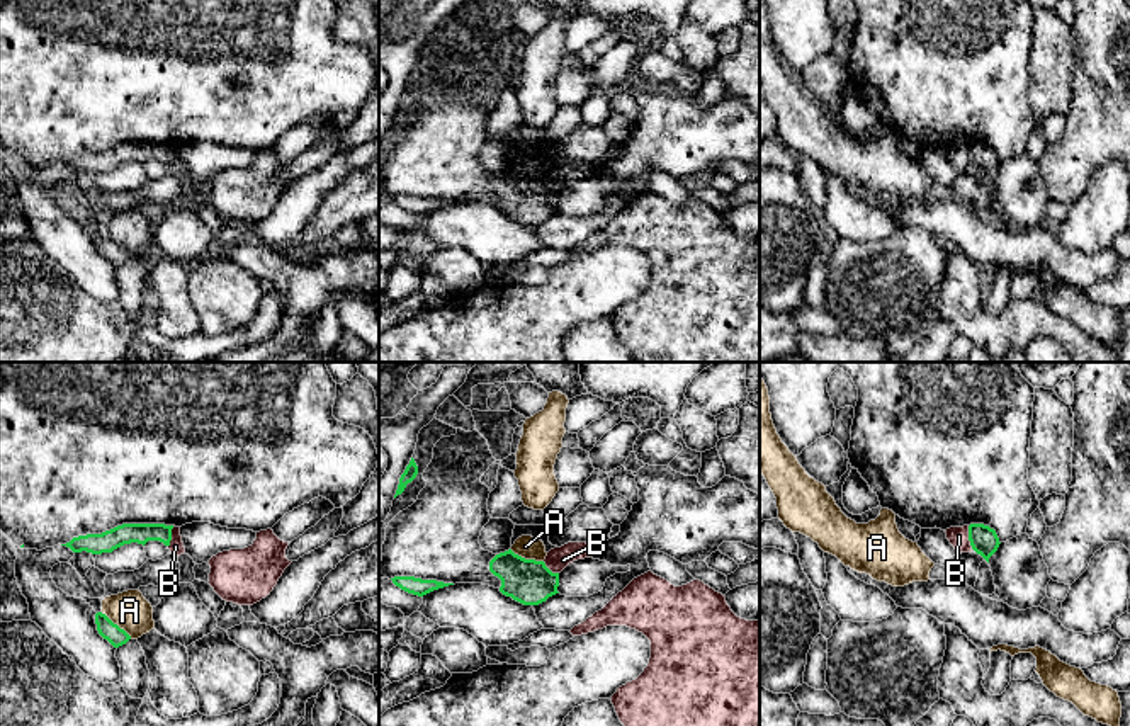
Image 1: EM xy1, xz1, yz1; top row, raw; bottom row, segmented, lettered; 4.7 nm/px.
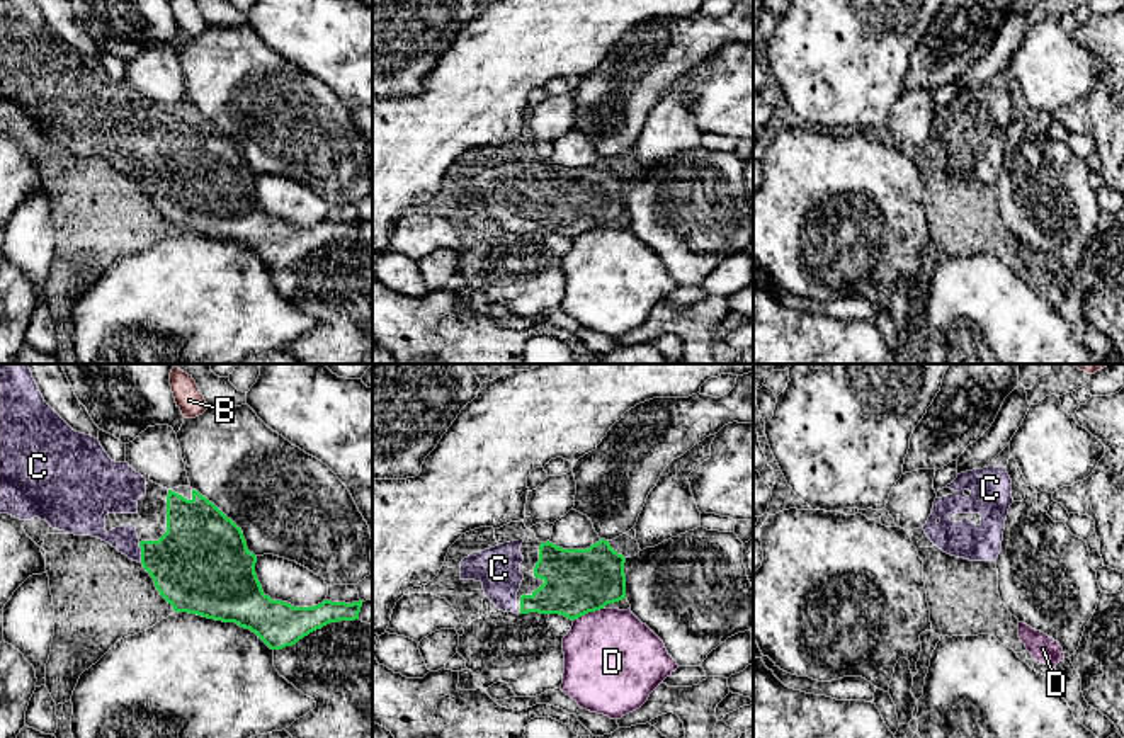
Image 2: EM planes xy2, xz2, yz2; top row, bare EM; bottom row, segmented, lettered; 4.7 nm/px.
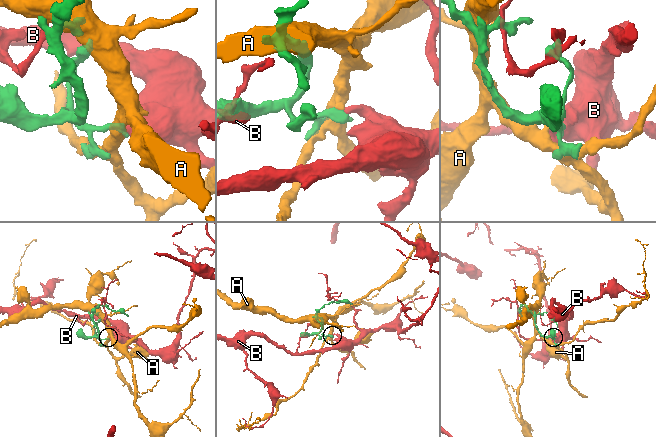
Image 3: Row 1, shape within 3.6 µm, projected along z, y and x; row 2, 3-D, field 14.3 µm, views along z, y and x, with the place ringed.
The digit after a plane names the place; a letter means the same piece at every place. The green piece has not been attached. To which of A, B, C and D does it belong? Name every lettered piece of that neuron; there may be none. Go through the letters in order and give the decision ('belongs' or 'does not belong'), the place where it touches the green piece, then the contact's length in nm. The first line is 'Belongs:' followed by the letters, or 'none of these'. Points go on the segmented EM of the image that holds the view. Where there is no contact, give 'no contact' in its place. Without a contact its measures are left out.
Belongs: C
A: does not belong; meets green in xz1 at (527, 560); contact 170 nm long
B: does not belong; meets green in yz1 at (969, 538); contact 110 nm long
C: belongs; meets green in xy2 at (141, 553); contact 100 nm long
D: does not belong; meets green in xz2 at (587, 613); contact 160 nm long

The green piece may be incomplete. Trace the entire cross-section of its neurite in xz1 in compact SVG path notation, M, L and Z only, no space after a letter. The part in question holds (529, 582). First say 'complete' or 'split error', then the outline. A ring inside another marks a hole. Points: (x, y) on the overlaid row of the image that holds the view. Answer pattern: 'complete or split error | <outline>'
complete | M511 549L496 554L489 561L489 571L501 580L500 592L523 605L539 605L549 597L559 593L559 573L552 573L544 561L525 559Z

